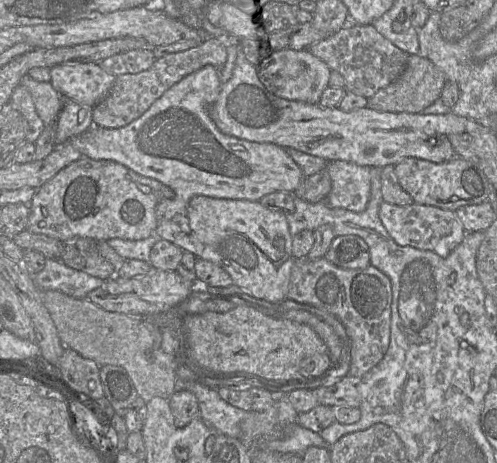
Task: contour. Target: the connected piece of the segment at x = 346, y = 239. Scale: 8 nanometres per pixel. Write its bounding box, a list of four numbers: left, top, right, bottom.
[324,235,370,269]

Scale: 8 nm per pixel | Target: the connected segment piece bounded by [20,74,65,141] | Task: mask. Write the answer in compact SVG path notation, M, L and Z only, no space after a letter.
M28 74L25 75L21 81L20 84L23 85L28 89L30 92L36 111L40 118L42 119L45 128L51 128L54 129L54 141L55 141L55 126L56 126L56 120L58 118L58 115L61 111L61 108L63 106L63 103L65 99L60 95L59 92L57 92L50 82L39 82L31 78Z

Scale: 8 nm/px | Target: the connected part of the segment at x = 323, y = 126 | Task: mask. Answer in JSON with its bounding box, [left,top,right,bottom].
[210,44,469,167]

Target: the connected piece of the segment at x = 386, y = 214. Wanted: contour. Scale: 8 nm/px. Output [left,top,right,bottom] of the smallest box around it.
[379,201,466,258]

